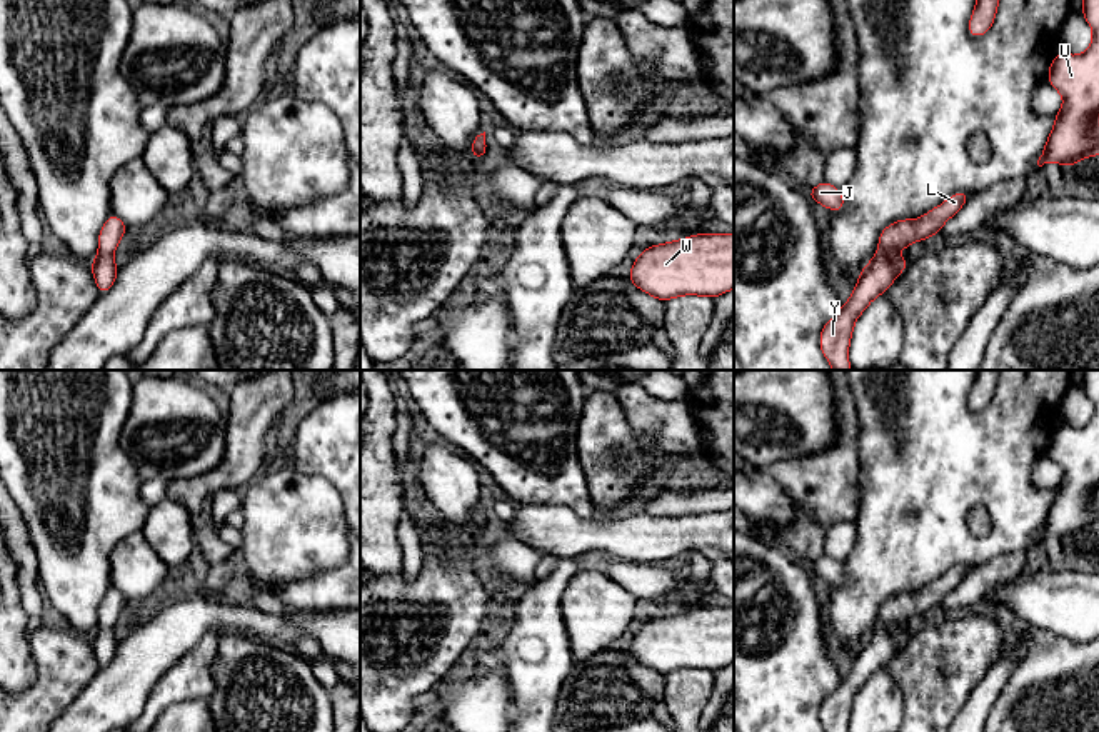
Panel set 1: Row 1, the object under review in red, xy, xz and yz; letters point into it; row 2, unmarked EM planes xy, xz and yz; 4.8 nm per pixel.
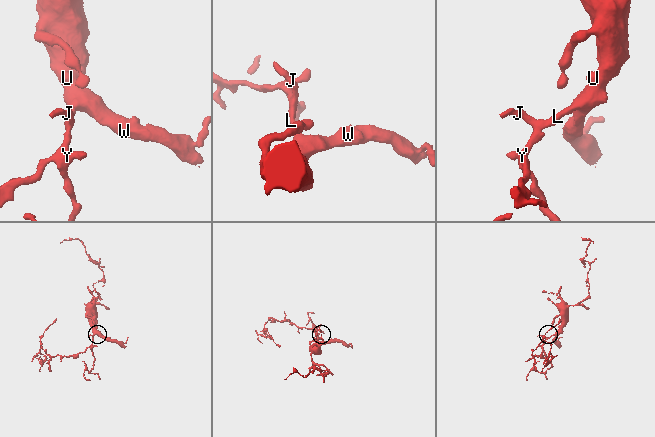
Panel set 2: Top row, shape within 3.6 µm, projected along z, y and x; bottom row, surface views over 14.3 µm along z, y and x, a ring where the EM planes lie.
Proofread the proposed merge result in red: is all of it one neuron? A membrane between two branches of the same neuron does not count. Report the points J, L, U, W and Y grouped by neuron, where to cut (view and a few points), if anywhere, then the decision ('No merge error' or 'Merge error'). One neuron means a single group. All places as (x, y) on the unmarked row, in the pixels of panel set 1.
Groups: J L U W Y. No split. No merge error

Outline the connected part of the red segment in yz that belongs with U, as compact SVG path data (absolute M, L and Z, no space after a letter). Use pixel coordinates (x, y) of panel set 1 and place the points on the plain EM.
M1082 370L1082 390L1092 402L1092 415L1082 429L1054 429L1047 455L1064 477L1037 539L1057 535L1072 540L1099 529L1099 370Z

